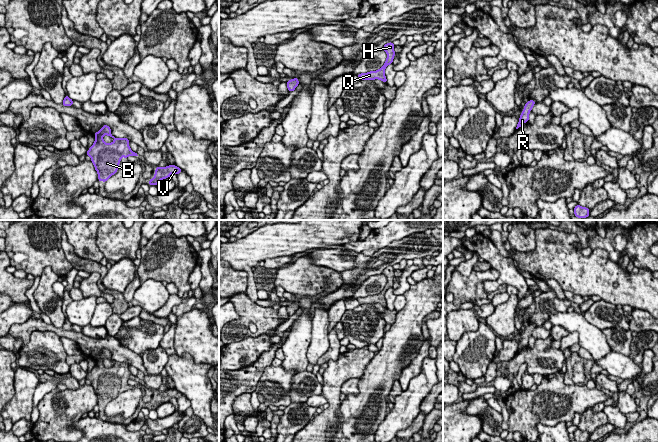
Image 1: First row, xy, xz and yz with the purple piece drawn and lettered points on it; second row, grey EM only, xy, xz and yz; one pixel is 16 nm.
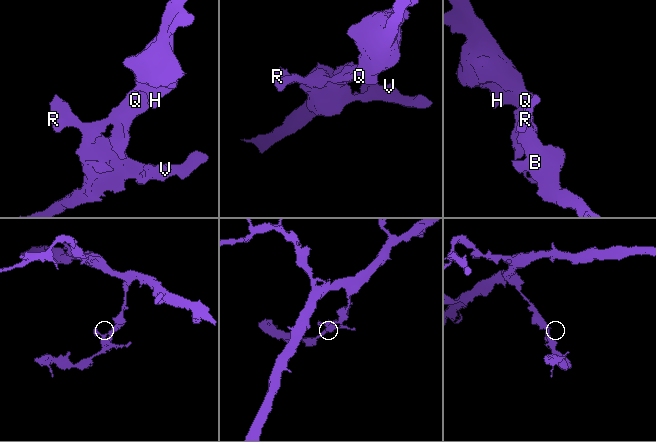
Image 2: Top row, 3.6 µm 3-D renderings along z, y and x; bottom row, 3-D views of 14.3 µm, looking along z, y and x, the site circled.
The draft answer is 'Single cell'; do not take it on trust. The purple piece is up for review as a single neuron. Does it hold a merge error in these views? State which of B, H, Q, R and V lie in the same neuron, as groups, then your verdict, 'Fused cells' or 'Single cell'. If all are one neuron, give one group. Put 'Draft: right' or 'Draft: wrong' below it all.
Groups: B H Q R V. Single cell
Draft: right

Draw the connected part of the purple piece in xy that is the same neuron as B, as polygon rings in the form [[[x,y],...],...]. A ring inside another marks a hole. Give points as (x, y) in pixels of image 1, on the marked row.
[[[103,125],[101,130],[94,133],[95,142],[88,149],[86,155],[91,157],[95,170],[98,173],[98,181],[106,182],[112,175],[117,173],[119,164],[124,156],[125,159],[129,155],[138,156],[129,146],[129,139],[115,138],[111,134],[111,128]],[[108,135],[114,139],[112,143],[105,143],[103,136]]]

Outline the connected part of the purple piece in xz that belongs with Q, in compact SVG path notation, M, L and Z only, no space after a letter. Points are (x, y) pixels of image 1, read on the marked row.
M392 42L385 44L383 46L383 50L387 53L387 59L384 63L384 65L379 70L357 74L360 81L379 79L379 80L383 81L384 83L387 83L387 79L386 79L386 76L385 76L385 68L389 64L393 63L393 59L394 59L394 56L395 56L394 47L395 47L395 45Z

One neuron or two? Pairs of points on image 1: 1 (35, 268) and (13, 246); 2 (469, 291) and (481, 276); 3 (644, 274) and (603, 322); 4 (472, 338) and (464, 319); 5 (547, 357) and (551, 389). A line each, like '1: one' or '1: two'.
1: one
2: one
3: two
4: two
5: two

